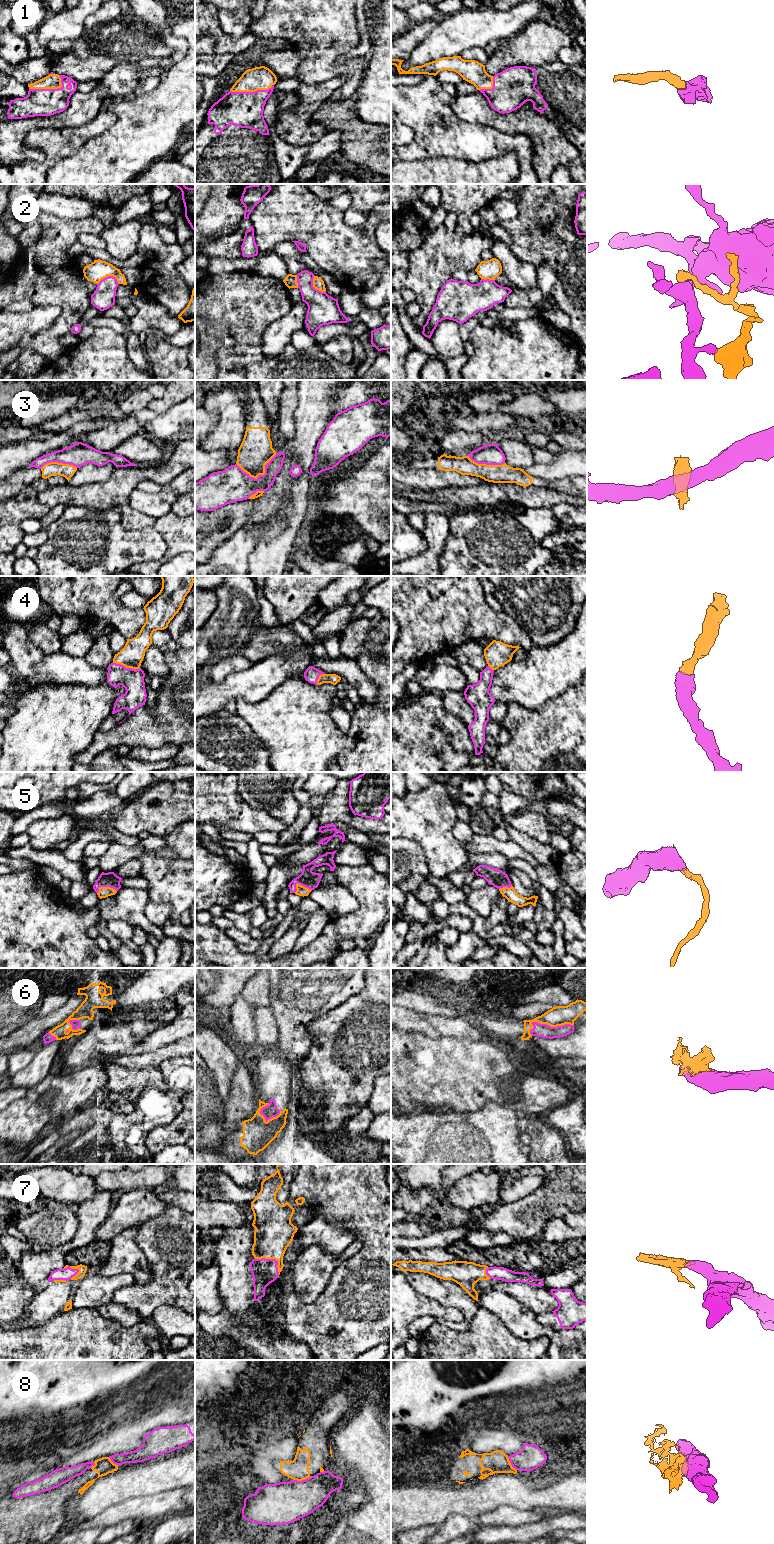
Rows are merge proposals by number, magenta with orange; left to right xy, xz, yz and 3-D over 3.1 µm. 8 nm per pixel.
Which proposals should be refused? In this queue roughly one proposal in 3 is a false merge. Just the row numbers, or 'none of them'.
2, 3, 6, 8

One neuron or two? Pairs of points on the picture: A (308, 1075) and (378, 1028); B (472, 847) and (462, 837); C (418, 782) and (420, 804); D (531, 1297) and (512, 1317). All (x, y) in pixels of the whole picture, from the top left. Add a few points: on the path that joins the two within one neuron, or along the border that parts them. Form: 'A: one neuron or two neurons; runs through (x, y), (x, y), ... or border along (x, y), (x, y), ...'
A: one neuron; runs through (325, 1070), (361, 1035)
B: two neurons; border along (473, 833), (473, 836), (462, 845)
C: two neurons; border along (431, 782), (417, 791), (407, 791)
D: two neurons; border along (504, 1292), (523, 1309), (537, 1314)

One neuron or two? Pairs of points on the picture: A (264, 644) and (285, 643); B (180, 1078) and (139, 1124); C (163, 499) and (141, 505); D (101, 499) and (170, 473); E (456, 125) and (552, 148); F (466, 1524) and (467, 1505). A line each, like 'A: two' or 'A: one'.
A: one
B: one
C: one
D: one
E: two
F: two

